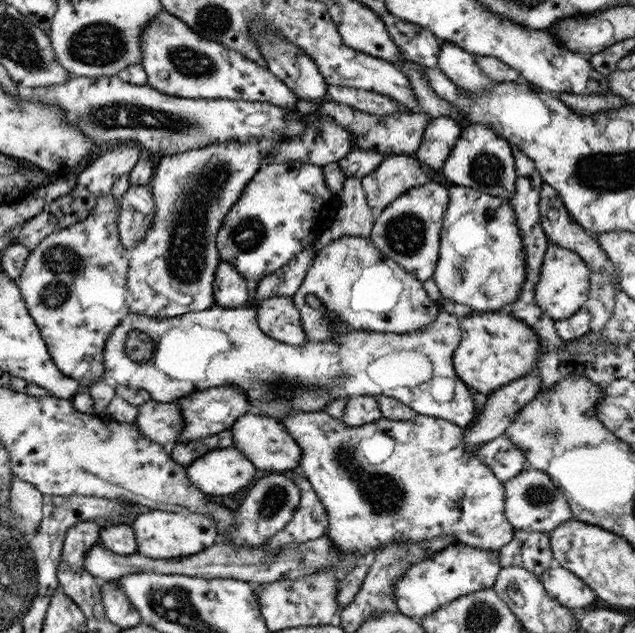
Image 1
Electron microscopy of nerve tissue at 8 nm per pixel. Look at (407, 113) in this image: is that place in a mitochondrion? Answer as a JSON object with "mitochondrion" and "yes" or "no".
{"mitochondrion":"no"}

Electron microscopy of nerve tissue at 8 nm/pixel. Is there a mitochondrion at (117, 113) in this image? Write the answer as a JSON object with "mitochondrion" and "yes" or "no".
{"mitochondrion":"yes"}

